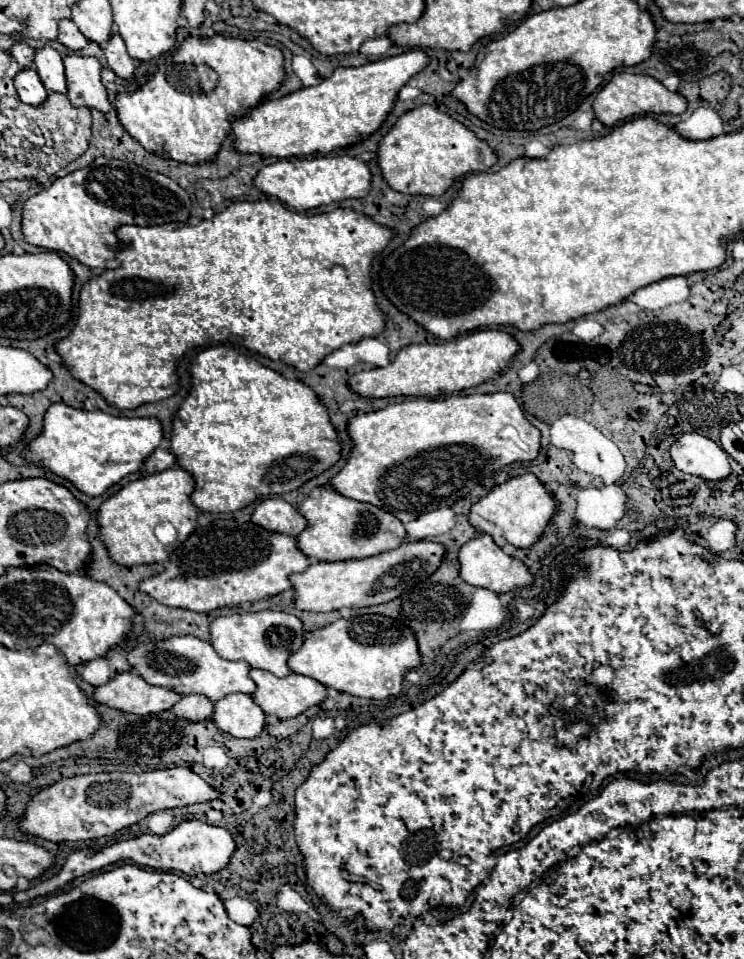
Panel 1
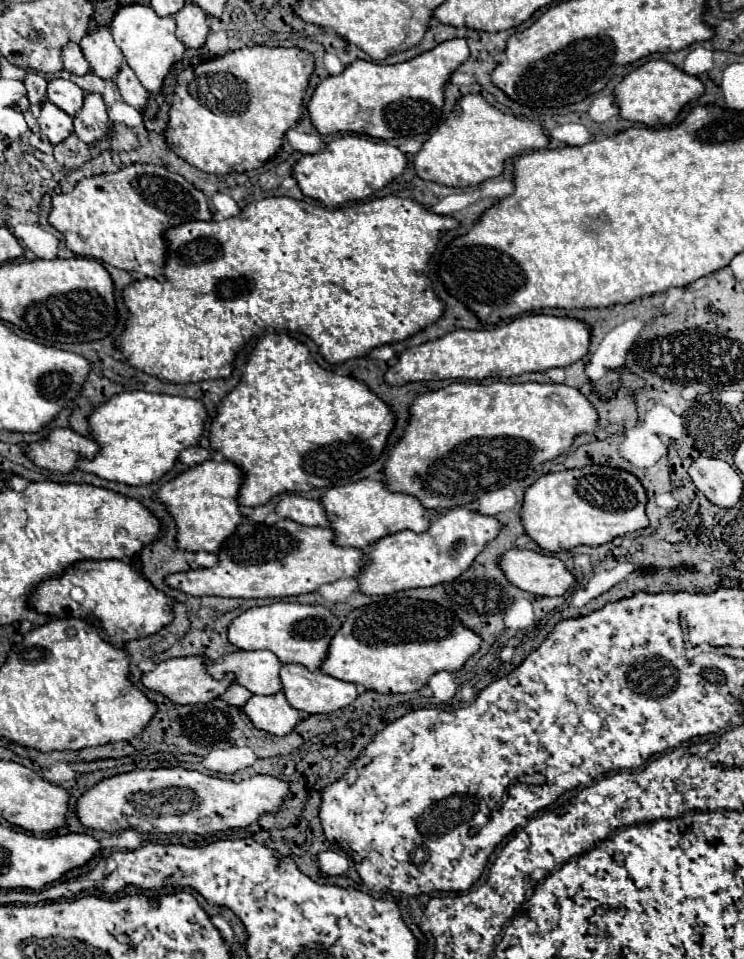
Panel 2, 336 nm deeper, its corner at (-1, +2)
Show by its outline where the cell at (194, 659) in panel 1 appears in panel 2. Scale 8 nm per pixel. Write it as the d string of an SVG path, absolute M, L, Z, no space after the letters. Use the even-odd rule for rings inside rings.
M255 650L255 652L231 652L221 656L219 660L207 660L205 670L215 680L225 678L225 674L235 676L235 684L245 686L251 694L277 694L281 692L279 668L283 664L279 658L269 650Z

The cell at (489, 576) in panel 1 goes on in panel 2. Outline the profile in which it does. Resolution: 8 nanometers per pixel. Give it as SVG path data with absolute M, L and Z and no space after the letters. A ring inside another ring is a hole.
M507 550L499 566L513 586L535 596L563 596L575 582L559 558L541 552Z

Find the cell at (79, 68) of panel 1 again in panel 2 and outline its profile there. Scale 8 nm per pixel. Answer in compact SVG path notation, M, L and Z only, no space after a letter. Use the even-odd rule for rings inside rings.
M87 94L83 108L75 116L75 134L87 142L93 144L97 138L107 136L111 128L111 122L107 118L105 102L99 94Z

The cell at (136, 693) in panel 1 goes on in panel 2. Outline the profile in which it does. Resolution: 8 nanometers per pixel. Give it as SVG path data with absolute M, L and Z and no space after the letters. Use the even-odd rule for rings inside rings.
M197 656L195 658L171 658L165 662L159 662L153 672L143 674L141 682L145 688L169 698L173 704L185 706L185 704L205 704L205 702L219 698L233 684L233 674L227 674L223 680L213 680L205 672L203 658L197 658Z

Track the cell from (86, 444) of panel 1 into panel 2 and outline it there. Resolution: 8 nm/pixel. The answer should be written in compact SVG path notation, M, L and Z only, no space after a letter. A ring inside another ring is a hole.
M125 392L97 406L89 416L91 440L99 444L99 452L89 460L79 458L77 468L99 478L129 486L145 486L157 482L173 468L183 448L195 446L203 432L205 406L193 398Z

